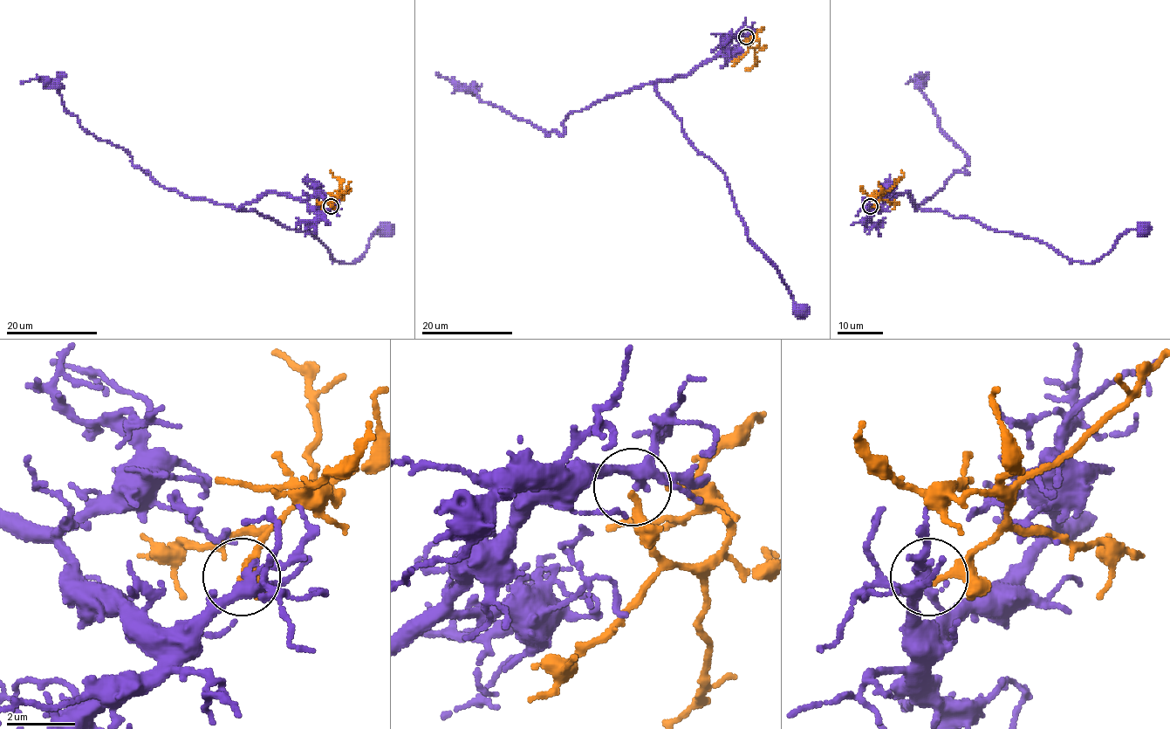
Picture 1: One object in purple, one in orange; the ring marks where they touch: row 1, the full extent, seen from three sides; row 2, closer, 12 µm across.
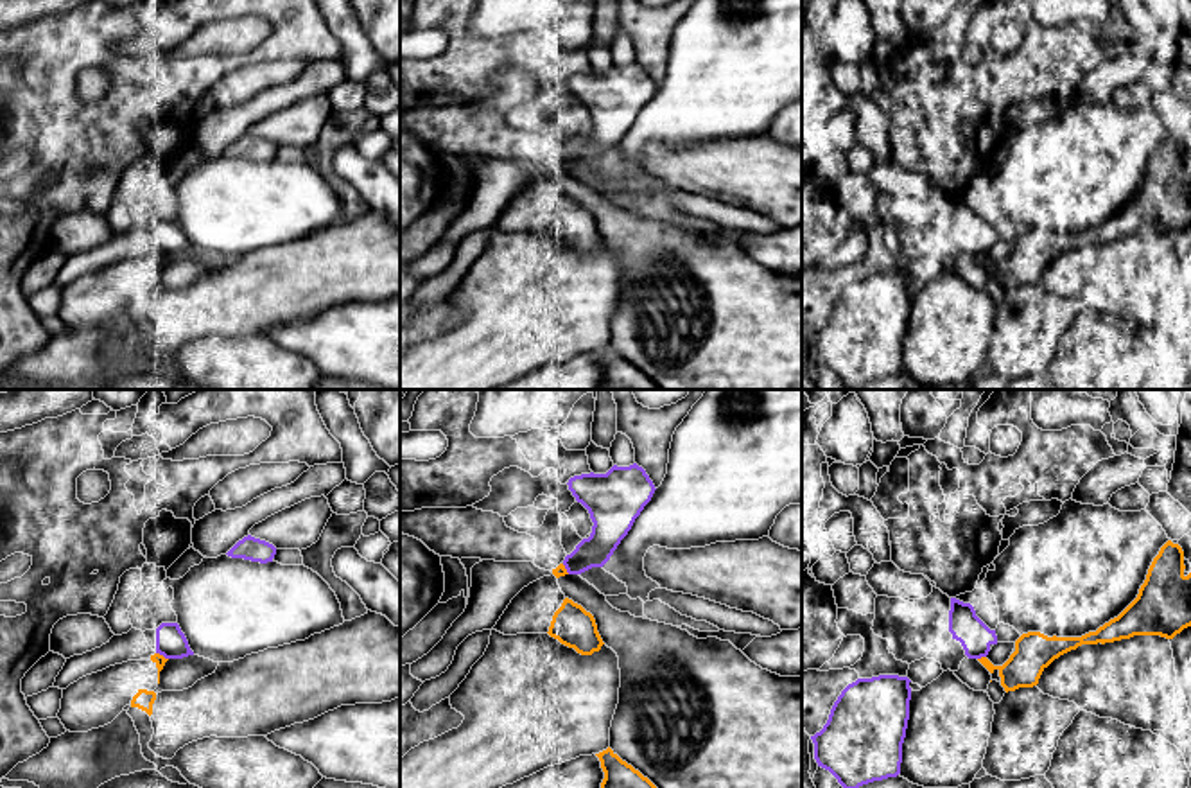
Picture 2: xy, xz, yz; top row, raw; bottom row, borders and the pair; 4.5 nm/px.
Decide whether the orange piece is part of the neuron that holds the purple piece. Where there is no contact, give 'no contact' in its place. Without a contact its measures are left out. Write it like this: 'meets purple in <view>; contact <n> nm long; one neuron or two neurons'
meets purple in xy; contact 70 nm long; two neurons

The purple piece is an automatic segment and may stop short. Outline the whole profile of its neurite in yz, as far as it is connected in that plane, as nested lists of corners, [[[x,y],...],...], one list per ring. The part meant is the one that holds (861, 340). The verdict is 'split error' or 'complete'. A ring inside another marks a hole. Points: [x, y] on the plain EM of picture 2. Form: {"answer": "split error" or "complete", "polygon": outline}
{"answer": "complete", "polygon": [[[899,273],[857,276],[841,289],[823,327],[811,334],[818,364],[829,368],[847,390],[900,372],[909,318],[909,280]]]}

